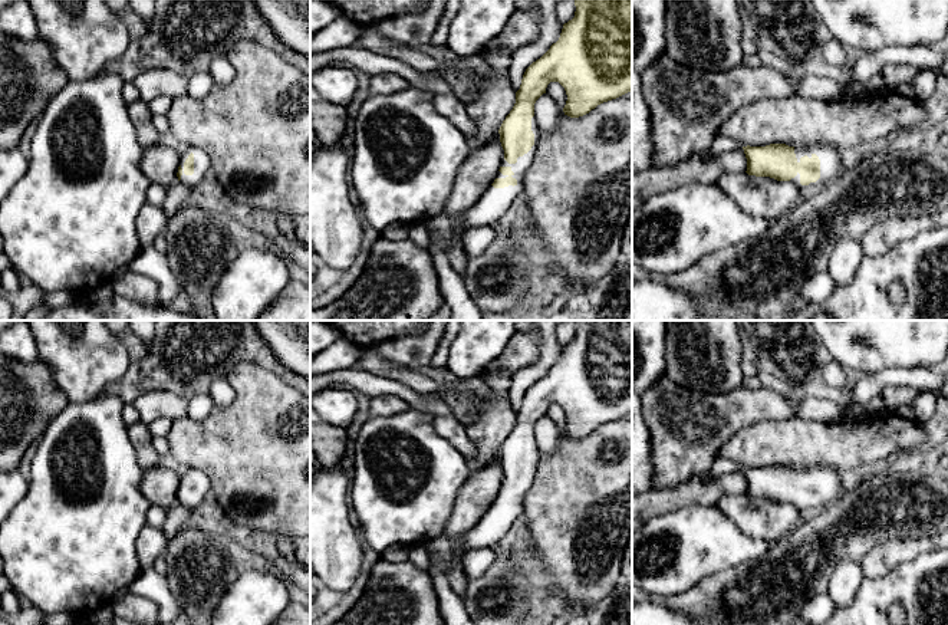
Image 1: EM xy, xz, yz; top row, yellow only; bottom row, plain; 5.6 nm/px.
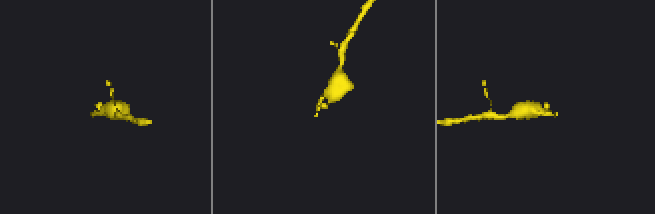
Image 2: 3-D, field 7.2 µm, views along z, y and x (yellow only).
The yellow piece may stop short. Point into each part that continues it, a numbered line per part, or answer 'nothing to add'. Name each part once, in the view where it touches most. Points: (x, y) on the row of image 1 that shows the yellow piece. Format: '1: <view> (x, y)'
1: xz (494, 207)

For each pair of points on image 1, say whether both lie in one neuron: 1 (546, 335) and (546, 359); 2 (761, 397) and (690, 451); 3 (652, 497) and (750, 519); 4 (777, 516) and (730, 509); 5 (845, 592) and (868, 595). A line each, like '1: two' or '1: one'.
1: one
2: one
3: two
4: one
5: two

